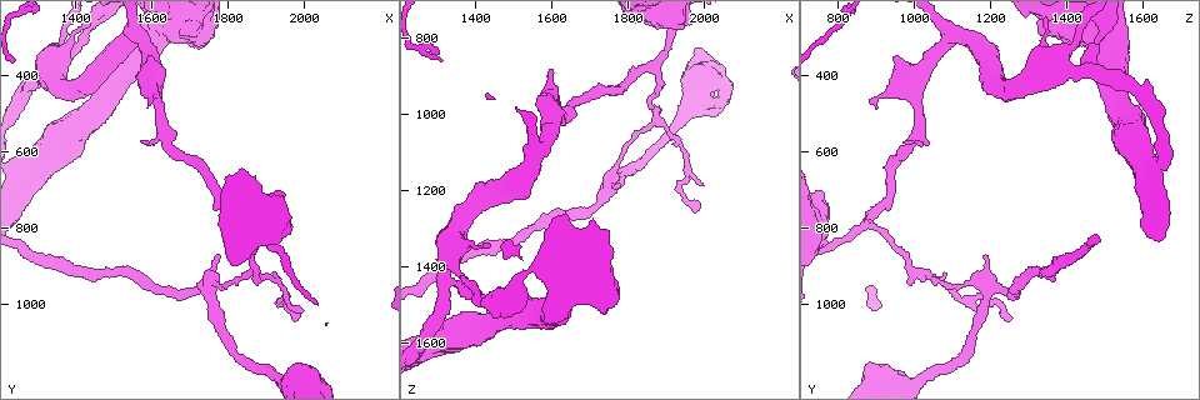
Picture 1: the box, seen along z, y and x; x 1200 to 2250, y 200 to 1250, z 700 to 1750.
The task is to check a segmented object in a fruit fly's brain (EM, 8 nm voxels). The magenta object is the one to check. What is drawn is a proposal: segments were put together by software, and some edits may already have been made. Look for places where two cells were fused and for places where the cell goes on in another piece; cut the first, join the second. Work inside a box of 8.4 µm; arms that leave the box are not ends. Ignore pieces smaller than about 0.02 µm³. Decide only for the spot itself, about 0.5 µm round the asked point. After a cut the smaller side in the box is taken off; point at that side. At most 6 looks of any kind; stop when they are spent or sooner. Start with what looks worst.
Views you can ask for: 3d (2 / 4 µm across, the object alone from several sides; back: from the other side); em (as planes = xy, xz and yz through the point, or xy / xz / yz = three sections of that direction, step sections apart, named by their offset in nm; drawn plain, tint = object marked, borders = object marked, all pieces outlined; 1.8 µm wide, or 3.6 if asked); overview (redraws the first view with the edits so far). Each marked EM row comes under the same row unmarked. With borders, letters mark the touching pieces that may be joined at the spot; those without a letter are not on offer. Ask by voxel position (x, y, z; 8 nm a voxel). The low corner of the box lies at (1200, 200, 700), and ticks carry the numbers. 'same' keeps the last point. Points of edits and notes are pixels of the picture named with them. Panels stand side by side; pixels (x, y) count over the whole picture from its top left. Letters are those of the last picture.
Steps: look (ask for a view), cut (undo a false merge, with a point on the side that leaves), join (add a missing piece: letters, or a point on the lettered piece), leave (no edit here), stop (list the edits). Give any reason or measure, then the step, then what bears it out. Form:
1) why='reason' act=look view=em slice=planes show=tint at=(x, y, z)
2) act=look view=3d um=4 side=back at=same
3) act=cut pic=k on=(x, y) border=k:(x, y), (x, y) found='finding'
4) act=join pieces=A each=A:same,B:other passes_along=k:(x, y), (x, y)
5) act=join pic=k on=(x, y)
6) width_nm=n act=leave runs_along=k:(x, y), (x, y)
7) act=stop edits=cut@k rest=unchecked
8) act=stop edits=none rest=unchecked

why='branch point' act=look view=em slice=xy step=4 show=tint at=(1870, 790, 880)

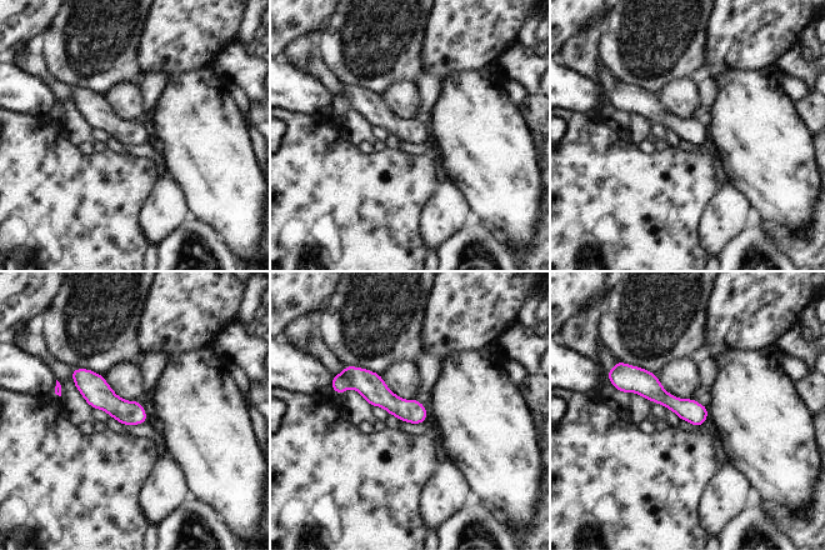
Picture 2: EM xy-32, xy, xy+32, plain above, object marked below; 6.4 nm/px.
why='see the neighbours' act=look view=em slice=xy step=4 show=borders at=same

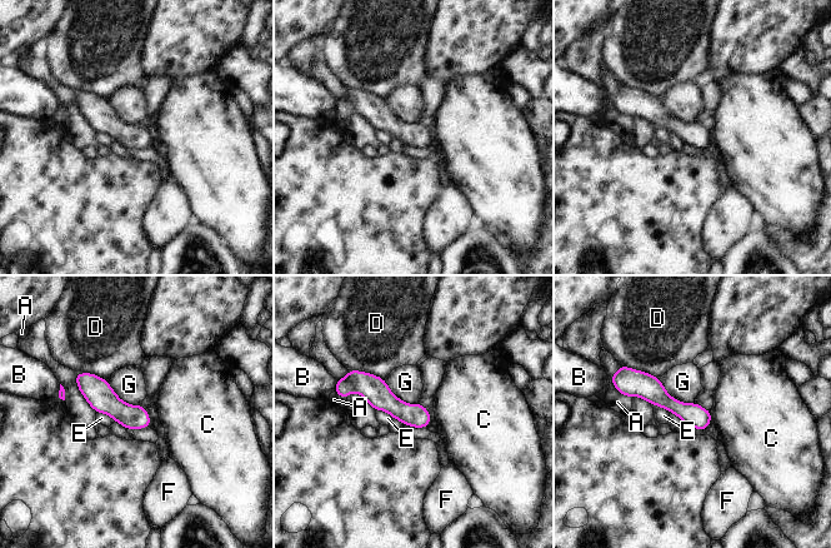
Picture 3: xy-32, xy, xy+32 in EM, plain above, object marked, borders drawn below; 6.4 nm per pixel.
longest_contact=G:300nm act=leave each=A:other,B:other,C:other,D:other,E:other,F:other,G:other border=3:(105, 379), (123, 400), (141, 405) found='one cell here'

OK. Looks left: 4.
why='calibre changes' act=look view=em um=3.6 slice=xy step=16 show=tint at=(1745, 945, 1200)

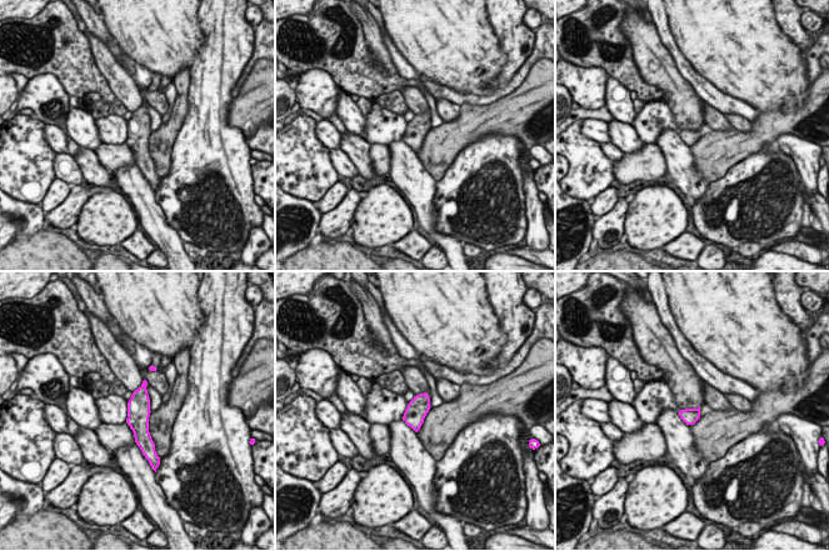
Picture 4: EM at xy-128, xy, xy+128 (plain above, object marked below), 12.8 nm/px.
act=look view=em um=3.6 slice=planes show=borders at=same

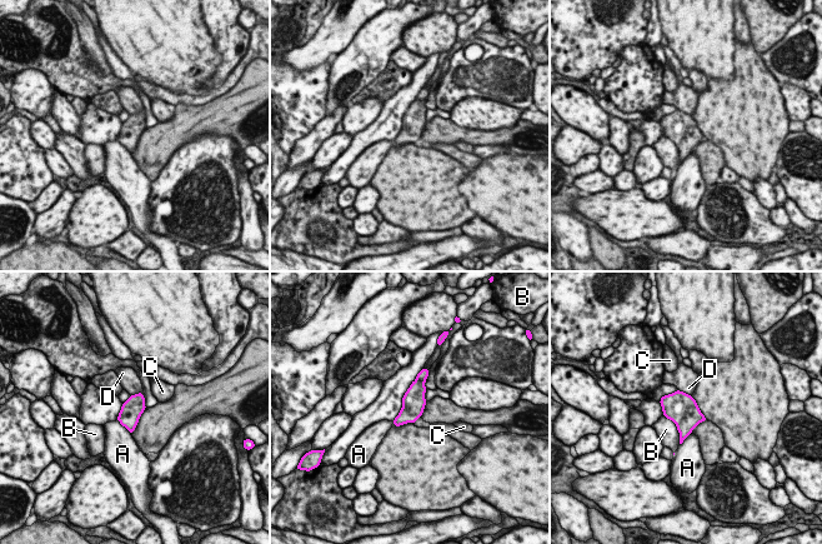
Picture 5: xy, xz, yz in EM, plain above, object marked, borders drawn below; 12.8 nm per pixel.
act=cut pic=5 on=(415, 395) each=A:other,B:other,C:other,D:other border=5:(416, 378), (425, 380) found='a second cell is stuck on'

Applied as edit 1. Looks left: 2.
why='branch stops here' act=look view=em slice=planes show=borders at=(1580, 480, 905)

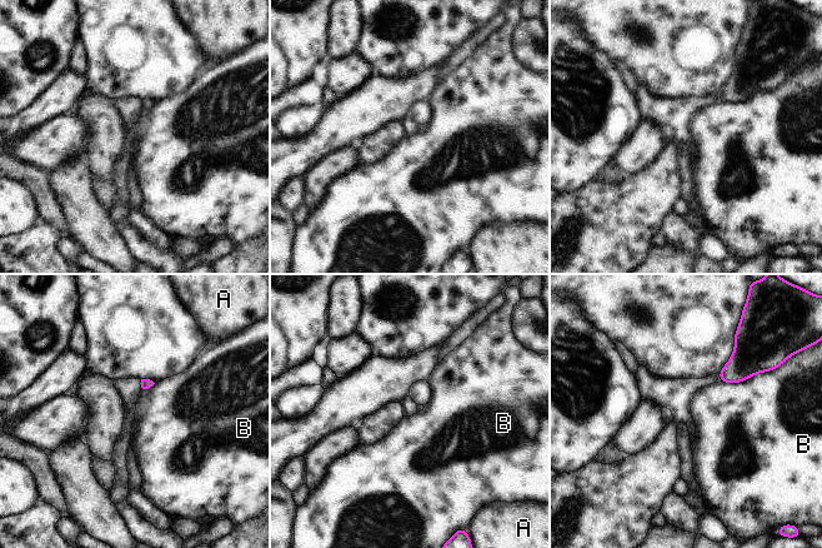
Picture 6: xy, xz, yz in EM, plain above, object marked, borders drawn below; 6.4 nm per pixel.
act=leave each=A:other,B:other border=6:(765, 370), (736, 383), (718, 383) found='no lettered piece goes on from it'

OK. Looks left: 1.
act=stop edits=cut@5 rest=unchecked

